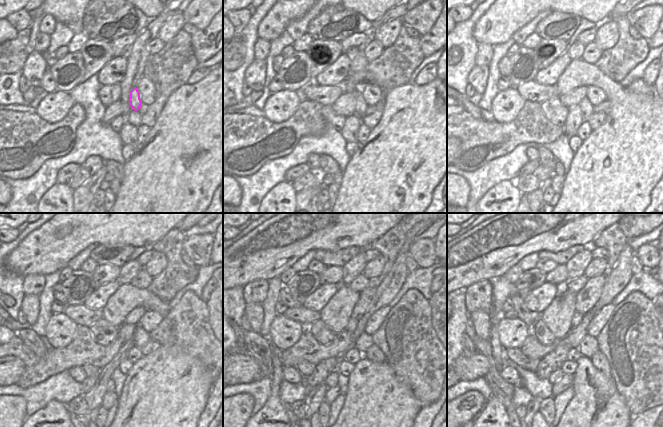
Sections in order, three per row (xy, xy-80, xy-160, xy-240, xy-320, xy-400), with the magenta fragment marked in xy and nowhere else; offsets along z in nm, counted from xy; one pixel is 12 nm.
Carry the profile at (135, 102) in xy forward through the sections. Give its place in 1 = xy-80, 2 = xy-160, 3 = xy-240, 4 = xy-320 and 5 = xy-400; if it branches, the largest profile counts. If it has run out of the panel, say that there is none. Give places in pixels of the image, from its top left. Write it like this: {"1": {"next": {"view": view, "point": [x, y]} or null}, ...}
{"1": {"next": {"view": "xy-80", "point": [361, 105]}}, "2": {"next": {"view": "xy-160", "point": [587, 109]}}, "3": {"next": {"view": "xy-240", "point": [141, 337]}}, "4": {"next": {"view": "xy-320", "point": [364, 341]}}, "5": {"next": {"view": "xy-400", "point": [589, 345]}}}

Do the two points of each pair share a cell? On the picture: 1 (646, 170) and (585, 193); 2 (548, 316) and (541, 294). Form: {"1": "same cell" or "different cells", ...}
{"1": "same cell", "2": "different cells"}

